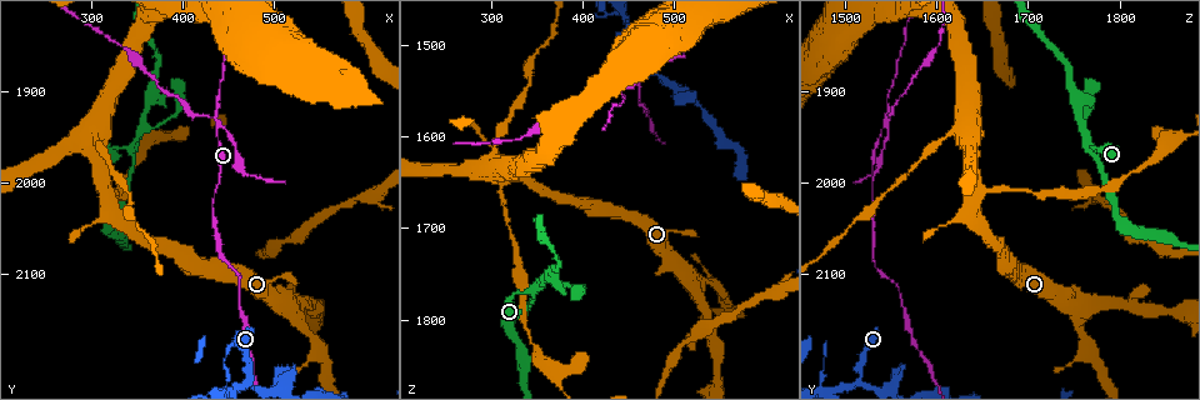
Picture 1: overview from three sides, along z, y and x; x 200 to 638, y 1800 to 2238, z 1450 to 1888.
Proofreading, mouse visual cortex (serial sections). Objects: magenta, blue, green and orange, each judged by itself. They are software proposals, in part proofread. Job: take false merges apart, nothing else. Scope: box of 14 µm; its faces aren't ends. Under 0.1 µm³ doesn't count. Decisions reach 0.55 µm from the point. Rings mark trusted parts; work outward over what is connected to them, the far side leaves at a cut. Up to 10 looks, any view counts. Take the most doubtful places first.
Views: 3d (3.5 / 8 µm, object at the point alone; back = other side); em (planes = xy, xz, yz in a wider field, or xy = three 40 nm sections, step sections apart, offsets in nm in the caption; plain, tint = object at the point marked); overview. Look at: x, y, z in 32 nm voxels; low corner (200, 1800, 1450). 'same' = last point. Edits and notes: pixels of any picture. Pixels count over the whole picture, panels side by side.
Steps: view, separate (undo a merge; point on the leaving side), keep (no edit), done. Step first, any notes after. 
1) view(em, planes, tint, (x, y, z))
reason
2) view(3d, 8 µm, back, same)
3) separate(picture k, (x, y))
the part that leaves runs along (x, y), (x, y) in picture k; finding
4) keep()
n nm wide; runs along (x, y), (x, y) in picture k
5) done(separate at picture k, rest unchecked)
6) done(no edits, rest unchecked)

view(3d, 3.5 µm, (430, 1930, 1550))
three arms meet

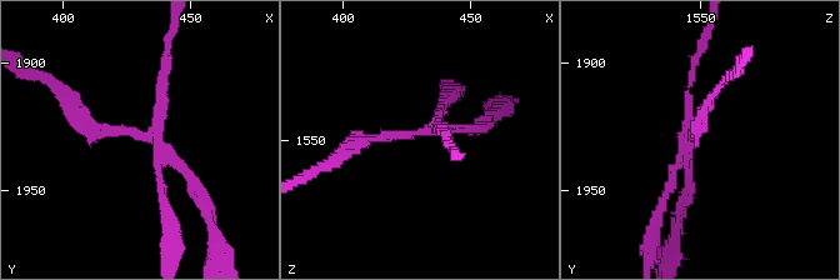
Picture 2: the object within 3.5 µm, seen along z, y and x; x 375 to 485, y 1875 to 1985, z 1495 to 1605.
separate(picture 2, (108, 131))
the part that leaves runs along (679, 158), (710, 100) in picture 2; a second cell is stuck on

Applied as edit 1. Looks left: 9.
view(em, planes, tint, (475, 2220, 1515))
arms part here

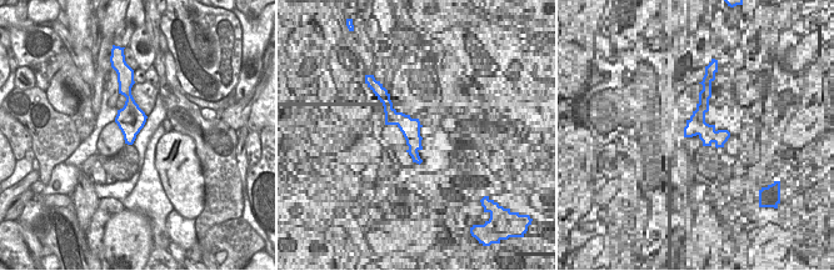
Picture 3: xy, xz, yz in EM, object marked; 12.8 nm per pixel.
view(3d, 3.5 µm, same)
see where the arms go

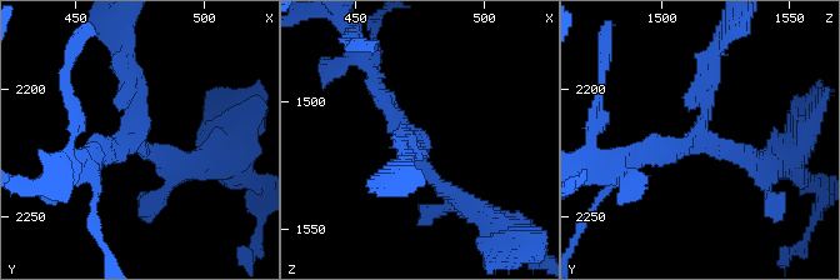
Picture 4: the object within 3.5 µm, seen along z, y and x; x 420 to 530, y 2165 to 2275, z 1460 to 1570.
keep()
runs along (125, 53), (136, 141), (179, 164) in picture 4; one cell here

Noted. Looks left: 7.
view(3d, 8 µm, (435, 2020, 1530))
thin neck

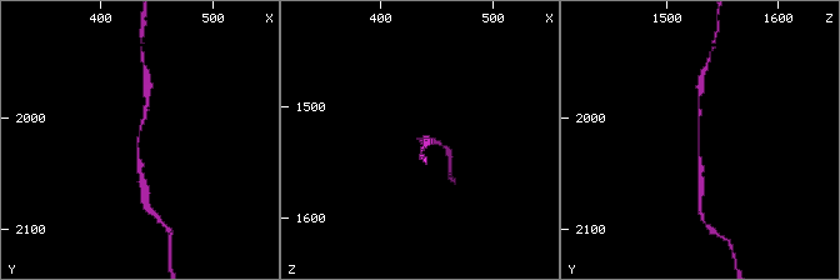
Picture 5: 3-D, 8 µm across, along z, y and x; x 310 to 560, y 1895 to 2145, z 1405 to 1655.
view(3d, 3.5 µm, (434, 2018, 1528))

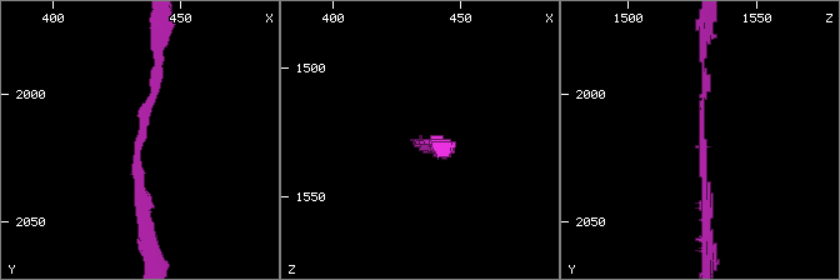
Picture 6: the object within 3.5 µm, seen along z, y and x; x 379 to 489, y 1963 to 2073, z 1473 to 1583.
keep()
arms of 100, 100 nm; runs along (156, 55), (138, 140), (145, 221) in picture 6; continuous, no second cell

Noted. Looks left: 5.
view(3d, 3.5 µm, (345, 1960, 1765))
arms part here

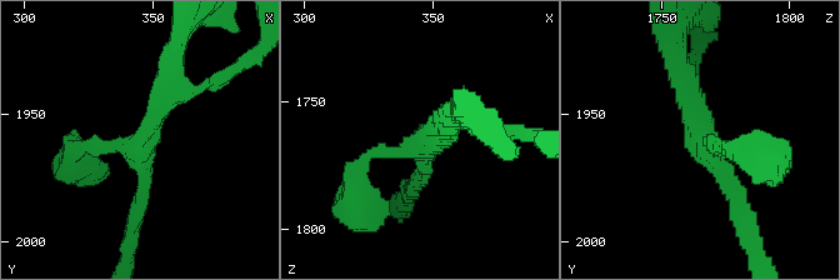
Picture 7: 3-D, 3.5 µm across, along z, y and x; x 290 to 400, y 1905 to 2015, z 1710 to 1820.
view(em, xy, step 3, tint, (343, 1964, 1768))
3 arms; arms of 200, 200, 300 nm; shape alone is not enough

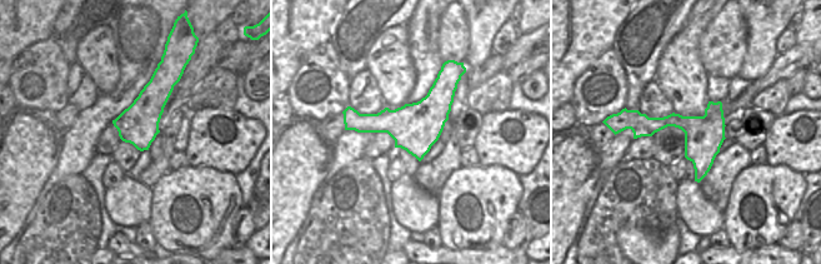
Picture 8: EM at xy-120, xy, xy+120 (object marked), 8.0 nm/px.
view(em, xy, step 5, tint, same)
cut it another way

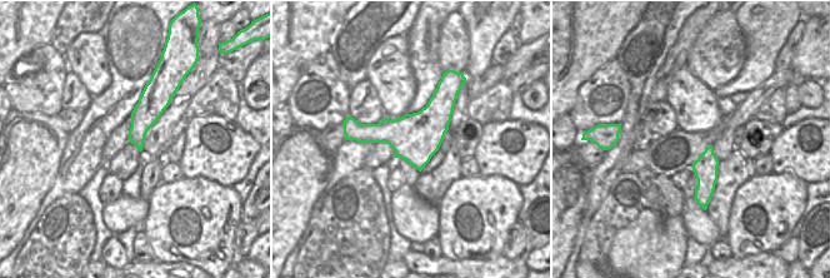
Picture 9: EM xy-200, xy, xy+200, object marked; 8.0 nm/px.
keep()
runs along (74, 154), (135, 146), (170, 78) in picture 7; all the same cell

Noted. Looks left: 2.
done(separate at picture 2, rest unchecked)

